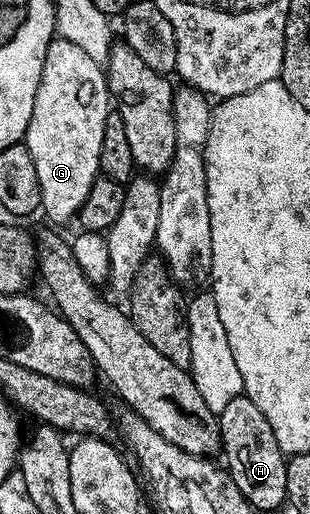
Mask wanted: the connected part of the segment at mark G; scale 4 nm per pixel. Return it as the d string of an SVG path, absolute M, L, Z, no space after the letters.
M54 38L47 46L31 122L23 143L35 158L39 173L41 208L54 225L80 213L101 171L99 150L103 150L103 126L111 111L109 82L102 65L89 57L75 42Z

